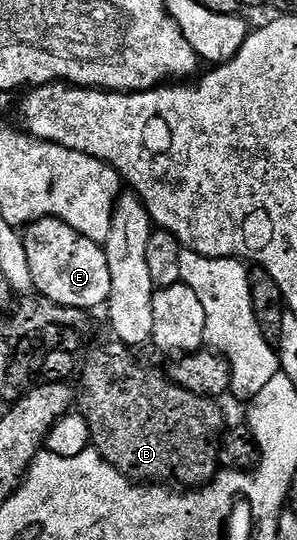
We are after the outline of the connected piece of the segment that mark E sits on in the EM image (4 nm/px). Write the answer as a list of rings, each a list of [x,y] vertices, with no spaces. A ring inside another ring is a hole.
[[[39,219],[37,223],[29,223],[22,236],[33,285],[39,294],[67,307],[103,308],[107,304],[112,292],[110,265],[101,244],[90,241],[90,237],[78,233],[78,229],[60,219]]]

